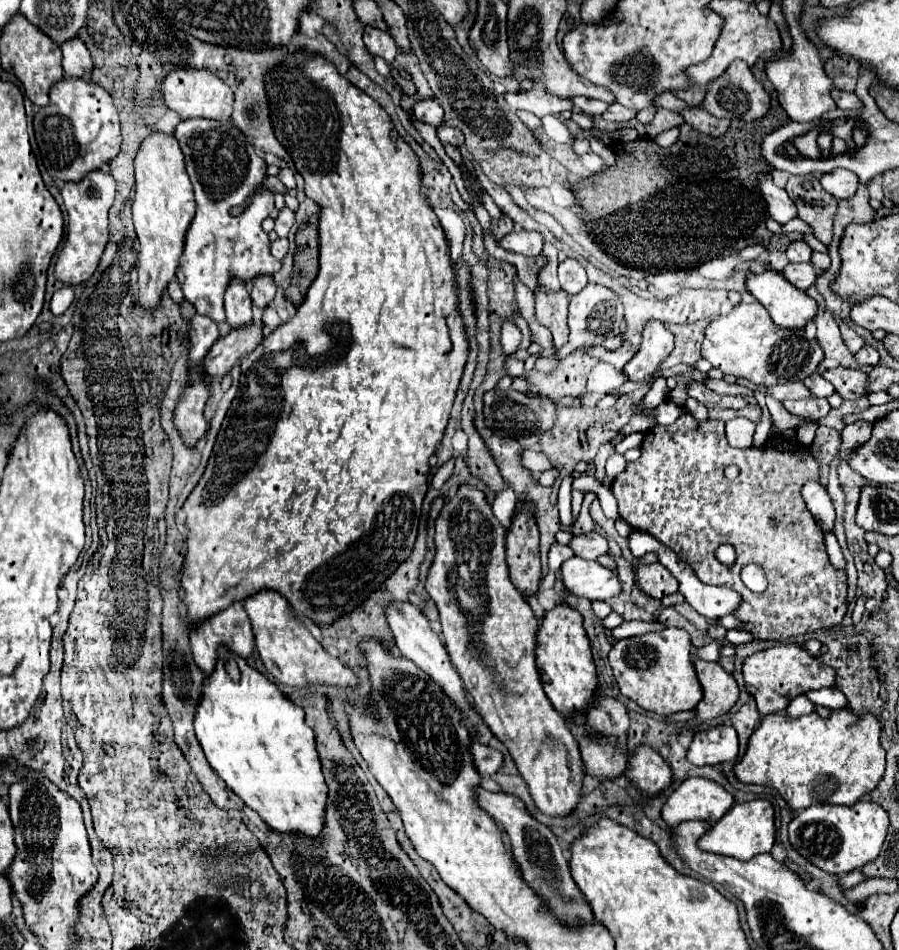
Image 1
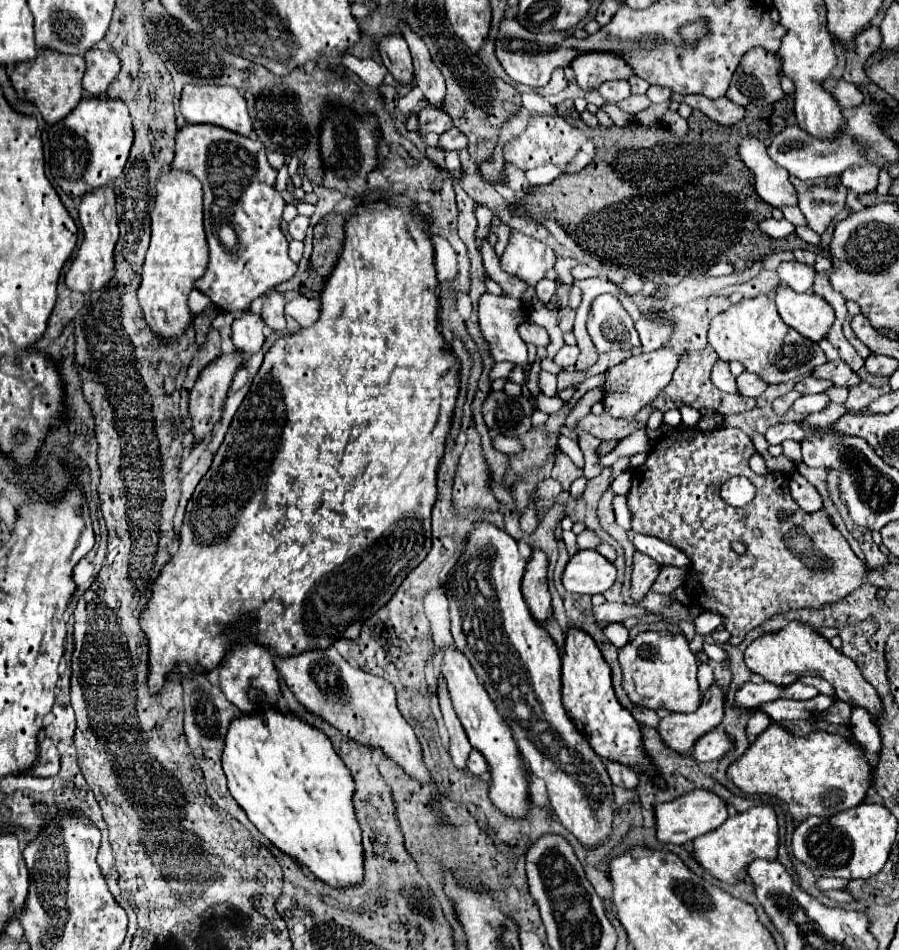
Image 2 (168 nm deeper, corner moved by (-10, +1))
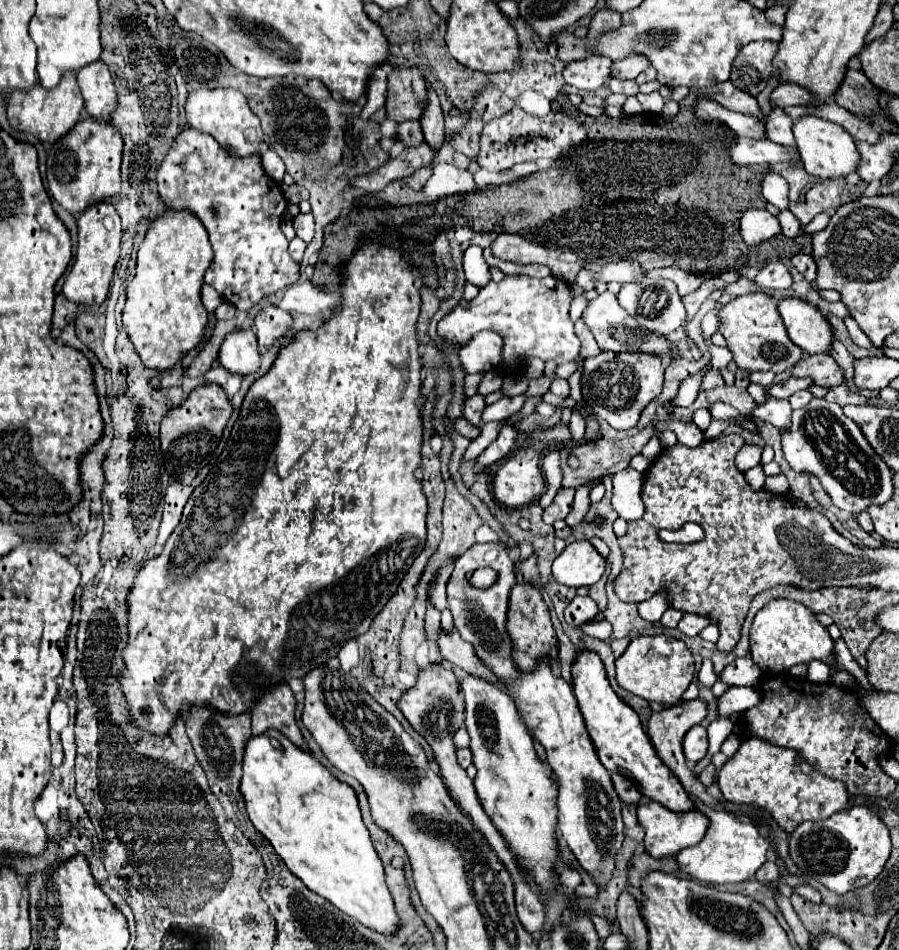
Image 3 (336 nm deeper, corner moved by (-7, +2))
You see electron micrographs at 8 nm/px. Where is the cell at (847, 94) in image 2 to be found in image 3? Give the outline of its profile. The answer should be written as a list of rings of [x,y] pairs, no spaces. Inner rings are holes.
[[[785,83],[771,93],[769,101],[771,101],[771,107],[787,107],[787,105],[807,105],[811,97],[803,87],[795,83]]]

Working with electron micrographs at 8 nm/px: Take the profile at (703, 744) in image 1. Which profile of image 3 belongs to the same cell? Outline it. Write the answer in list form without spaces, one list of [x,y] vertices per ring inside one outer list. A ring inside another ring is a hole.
[[[697,725],[697,727],[691,727],[687,733],[685,733],[685,739],[683,739],[683,753],[689,761],[697,763],[699,759],[705,757],[707,753],[707,731],[705,727]]]

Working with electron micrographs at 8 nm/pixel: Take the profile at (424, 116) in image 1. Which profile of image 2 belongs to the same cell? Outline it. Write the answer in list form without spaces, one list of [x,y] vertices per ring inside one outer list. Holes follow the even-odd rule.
[[[426,106],[418,112],[418,120],[420,120],[420,132],[422,136],[426,132],[436,132],[436,134],[442,134],[446,132],[452,124],[450,120],[450,114],[444,112],[444,108],[432,108],[432,106]]]

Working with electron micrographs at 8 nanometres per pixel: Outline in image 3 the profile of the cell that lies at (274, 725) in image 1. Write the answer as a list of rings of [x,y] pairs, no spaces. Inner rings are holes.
[[[275,731],[275,735],[265,733],[249,739],[243,757],[241,793],[247,801],[247,813],[257,831],[261,831],[269,839],[269,843],[275,847],[275,851],[291,869],[291,873],[297,875],[313,893],[325,897],[331,905],[335,905],[337,909],[341,909],[343,913],[347,913],[349,917],[357,919],[359,923],[377,933],[397,933],[401,921],[395,911],[393,897],[385,885],[383,863],[371,845],[369,831],[361,819],[355,791],[349,785],[335,779],[313,755],[293,747],[289,739]],[[273,739],[277,739],[283,745],[285,753],[279,753],[271,745]]]

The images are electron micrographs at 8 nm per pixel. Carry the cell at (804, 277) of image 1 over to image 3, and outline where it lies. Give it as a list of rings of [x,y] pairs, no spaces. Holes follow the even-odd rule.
[[[773,261],[773,263],[759,269],[759,273],[753,277],[753,283],[757,287],[761,287],[763,291],[767,291],[767,289],[789,289],[793,279],[789,275],[789,269],[781,261]]]

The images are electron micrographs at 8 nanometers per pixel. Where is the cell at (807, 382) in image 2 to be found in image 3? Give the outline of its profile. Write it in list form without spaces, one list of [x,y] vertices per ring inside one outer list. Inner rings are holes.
[[[789,377],[785,381],[779,381],[775,385],[769,387],[769,395],[775,399],[789,399],[795,391],[799,389],[807,389],[813,381],[811,379],[797,379],[797,377]]]

